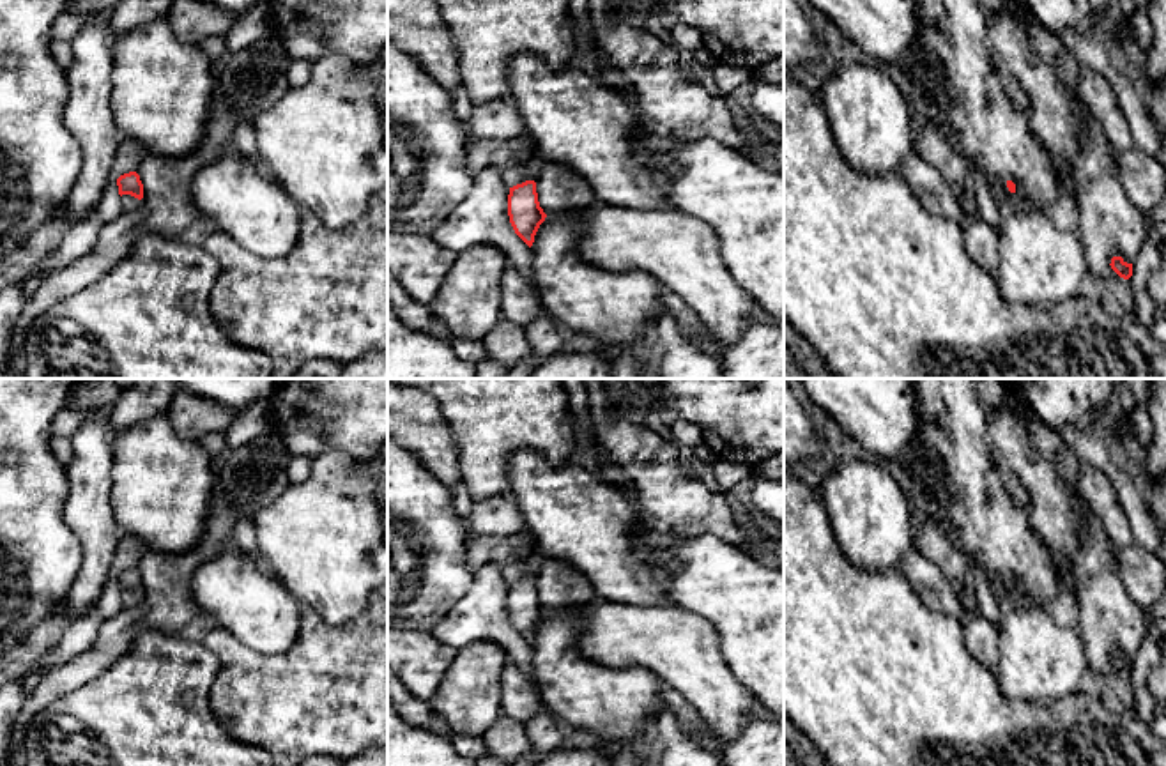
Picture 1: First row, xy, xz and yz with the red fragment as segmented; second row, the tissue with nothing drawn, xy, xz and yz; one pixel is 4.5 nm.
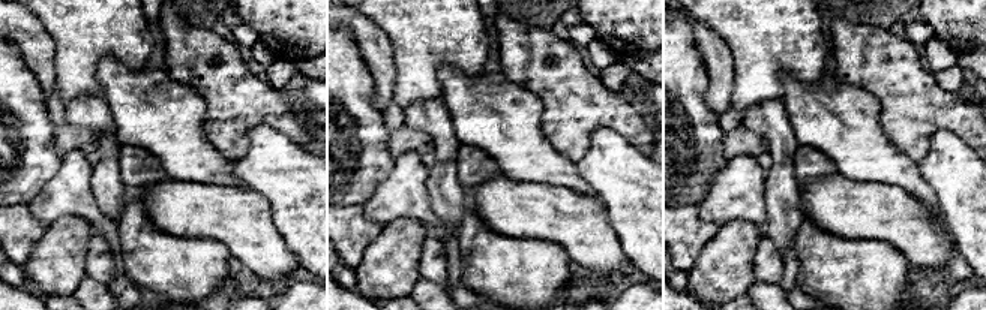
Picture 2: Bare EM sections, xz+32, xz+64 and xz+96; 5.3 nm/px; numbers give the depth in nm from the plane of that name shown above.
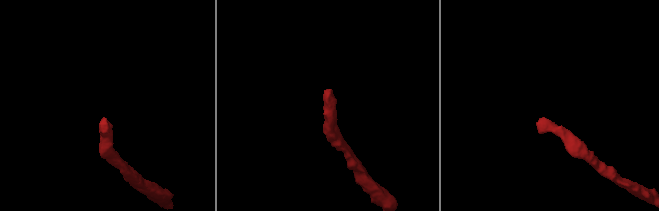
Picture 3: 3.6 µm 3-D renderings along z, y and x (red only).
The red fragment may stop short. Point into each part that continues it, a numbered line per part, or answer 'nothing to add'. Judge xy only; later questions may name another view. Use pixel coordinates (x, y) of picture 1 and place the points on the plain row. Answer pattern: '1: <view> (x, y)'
1: xy (130, 598)

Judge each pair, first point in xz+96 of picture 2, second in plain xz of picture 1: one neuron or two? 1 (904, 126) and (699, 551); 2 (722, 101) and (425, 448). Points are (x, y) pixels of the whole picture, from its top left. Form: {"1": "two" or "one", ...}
{"1": "two", "2": "one"}

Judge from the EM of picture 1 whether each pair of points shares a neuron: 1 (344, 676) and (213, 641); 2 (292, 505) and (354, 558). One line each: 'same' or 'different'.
1: same
2: same

